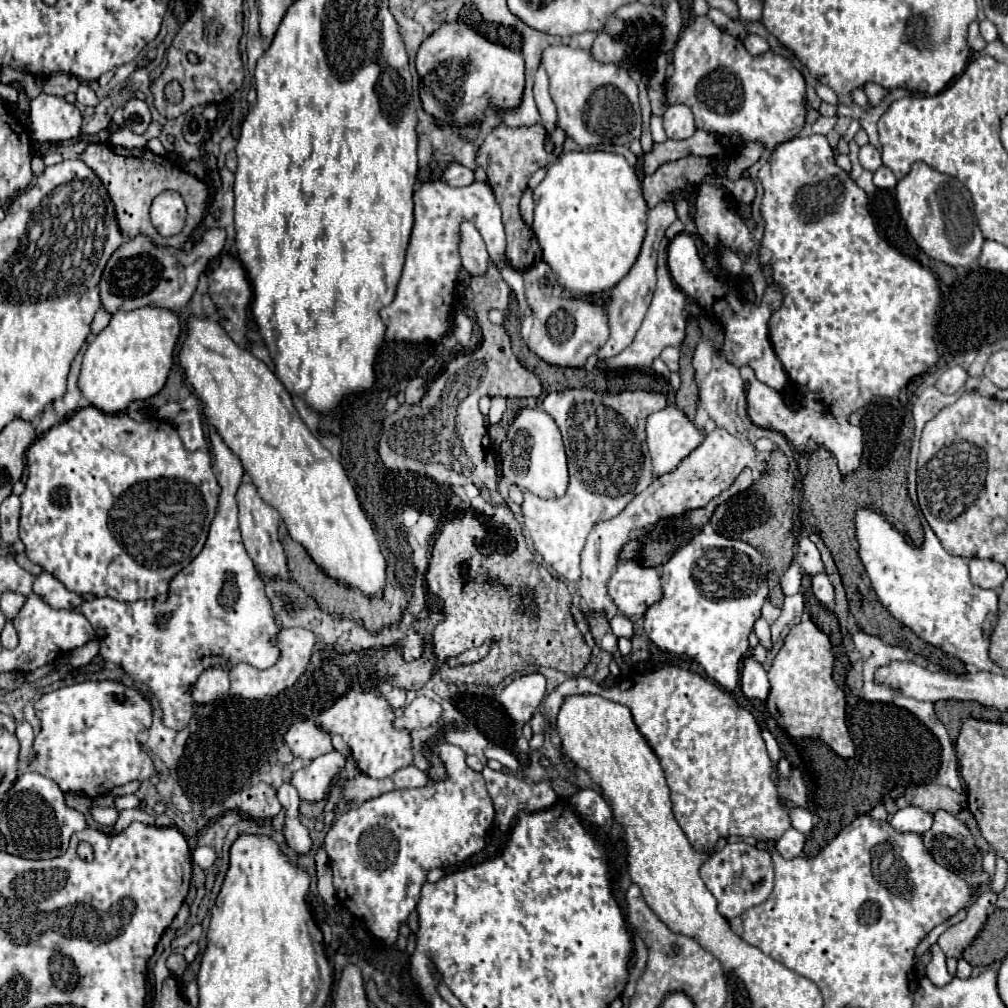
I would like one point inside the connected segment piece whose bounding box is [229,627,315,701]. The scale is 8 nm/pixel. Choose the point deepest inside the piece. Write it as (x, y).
(296, 645)

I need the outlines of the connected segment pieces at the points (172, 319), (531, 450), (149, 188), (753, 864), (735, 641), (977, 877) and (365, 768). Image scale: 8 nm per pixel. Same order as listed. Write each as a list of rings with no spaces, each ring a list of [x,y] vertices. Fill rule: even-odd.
[[[155,307],[117,311],[109,325],[87,345],[77,379],[81,395],[109,415],[125,411],[133,401],[157,395],[173,365],[173,349],[179,333],[181,325],[173,311]]]
[[[525,407],[515,417],[505,441],[501,443],[501,471],[511,485],[541,499],[557,499],[565,495],[569,485],[565,447],[553,417],[549,417],[541,407]]]
[[[89,143],[89,147],[77,157],[85,165],[89,165],[97,173],[101,183],[105,185],[105,189],[113,201],[115,213],[117,213],[117,225],[125,237],[147,235],[157,245],[169,245],[169,247],[181,249],[183,243],[187,241],[187,237],[191,235],[191,231],[201,223],[201,219],[207,211],[209,199],[211,199],[209,185],[199,181],[197,177],[189,175],[187,171],[183,171],[181,167],[171,163],[169,159],[155,155],[149,149],[137,149],[137,147],[127,149],[127,147],[113,147],[113,145],[103,145],[103,143]],[[165,189],[179,191],[181,197],[185,199],[185,205],[187,205],[187,223],[185,223],[183,231],[175,237],[161,237],[149,221],[149,205]]]
[[[743,841],[729,843],[713,853],[701,867],[701,879],[719,903],[719,913],[725,919],[739,917],[745,909],[763,903],[773,891],[773,861],[769,851],[757,849]]]
[[[701,531],[689,545],[681,547],[661,569],[663,599],[651,605],[645,613],[645,635],[667,653],[687,655],[703,665],[705,673],[723,689],[733,691],[739,683],[739,667],[749,653],[747,637],[755,621],[761,617],[761,607],[767,599],[767,561],[745,541],[727,539],[717,533]]]
[[[939,809],[937,813],[933,813],[933,827],[923,835],[923,843],[925,843],[925,849],[933,855],[933,859],[941,867],[957,873],[961,879],[967,881],[967,885],[971,887],[973,899],[979,897],[979,893],[981,893],[979,889],[983,885],[989,885],[991,883],[991,877],[985,875],[985,871],[983,871],[981,855],[979,855],[979,849],[973,843],[973,837],[971,837],[969,829],[957,817],[953,817],[951,813],[947,813],[943,809]]]
[[[355,681],[353,687],[331,709],[317,715],[315,723],[327,733],[339,733],[343,737],[343,741],[351,747],[351,755],[363,775],[383,779],[401,767],[413,765],[411,735],[405,729],[395,729],[393,719],[395,713],[391,705],[379,697],[379,689],[373,687],[363,691],[361,683]]]

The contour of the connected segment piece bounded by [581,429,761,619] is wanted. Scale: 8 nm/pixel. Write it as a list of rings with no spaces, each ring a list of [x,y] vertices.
[[[715,429],[675,471],[657,477],[617,517],[597,523],[591,535],[587,537],[587,545],[581,555],[581,571],[583,571],[581,601],[583,605],[589,605],[591,611],[605,611],[607,619],[611,619],[617,613],[617,607],[607,597],[607,581],[613,569],[617,567],[617,553],[621,551],[625,541],[629,541],[631,531],[655,525],[659,519],[681,515],[689,509],[705,507],[713,497],[717,497],[723,489],[727,489],[745,467],[761,473],[757,459],[755,459],[755,447],[743,445],[737,437],[729,435],[725,429]]]

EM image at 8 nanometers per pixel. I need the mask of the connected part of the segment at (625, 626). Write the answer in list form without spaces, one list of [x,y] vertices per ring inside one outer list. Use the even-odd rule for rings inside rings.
[[[615,615],[609,625],[617,637],[633,637],[633,623],[625,615]]]

